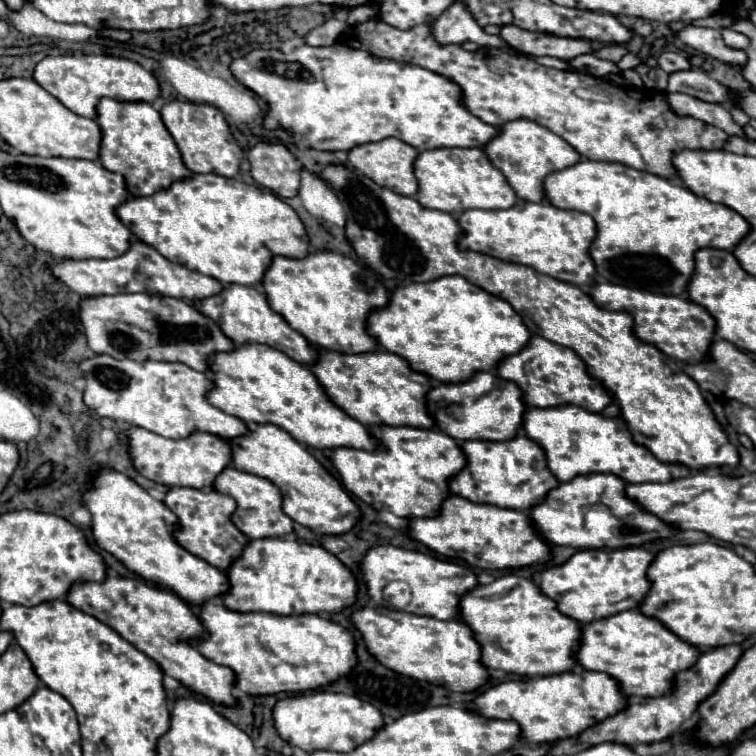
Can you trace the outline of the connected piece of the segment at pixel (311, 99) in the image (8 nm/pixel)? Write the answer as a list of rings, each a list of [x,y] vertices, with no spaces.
[[[303,44],[293,50],[291,56],[279,50],[253,50],[245,58],[235,60],[231,64],[231,72],[241,84],[269,102],[269,114],[263,120],[267,128],[283,126],[291,132],[299,132],[305,146],[317,150],[351,150],[355,146],[377,142],[389,136],[399,138],[413,148],[419,148],[419,152],[455,146],[483,148],[499,134],[499,128],[485,124],[467,110],[463,104],[463,92],[453,80],[425,70],[417,64],[377,58],[365,50],[355,50],[345,44],[335,44],[331,48],[313,48],[309,44]]]

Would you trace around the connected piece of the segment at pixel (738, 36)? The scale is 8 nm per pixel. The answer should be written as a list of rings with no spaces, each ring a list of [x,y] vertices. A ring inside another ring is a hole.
[[[725,28],[725,30],[721,30],[721,34],[723,34],[723,40],[727,42],[727,46],[731,46],[731,48],[747,48],[749,46],[747,36],[741,34],[741,32]]]

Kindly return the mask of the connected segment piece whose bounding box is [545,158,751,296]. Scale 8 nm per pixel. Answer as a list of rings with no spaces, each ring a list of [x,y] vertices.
[[[583,158],[575,166],[553,172],[545,180],[547,200],[563,210],[577,210],[593,216],[597,222],[597,238],[591,246],[591,258],[595,260],[597,272],[613,284],[647,290],[653,294],[687,296],[687,286],[695,272],[695,252],[701,248],[735,250],[735,246],[749,234],[749,222],[735,210],[713,204],[707,198],[693,194],[687,186],[677,180],[659,178],[649,172],[633,170],[623,164],[595,162]]]

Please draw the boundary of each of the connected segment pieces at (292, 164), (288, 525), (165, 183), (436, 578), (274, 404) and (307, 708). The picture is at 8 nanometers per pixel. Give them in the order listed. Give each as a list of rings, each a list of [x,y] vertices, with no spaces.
[[[259,142],[247,148],[247,160],[257,184],[269,188],[279,198],[293,198],[297,194],[299,166],[287,146]]]
[[[227,468],[223,470],[217,480],[215,480],[215,490],[221,492],[221,494],[227,494],[231,496],[235,502],[237,502],[237,510],[233,514],[233,524],[249,538],[249,540],[255,540],[255,538],[279,538],[279,536],[285,536],[285,534],[291,534],[293,532],[293,520],[283,512],[283,496],[281,496],[281,490],[261,478],[261,476],[255,476],[255,474],[249,474],[249,472],[241,472],[237,468]]]
[[[103,98],[97,106],[97,122],[103,132],[99,162],[107,170],[125,176],[131,196],[151,196],[191,174],[183,164],[179,148],[165,128],[161,114],[151,104]]]
[[[375,546],[371,548],[363,558],[363,576],[369,588],[369,596],[375,602],[383,602],[383,588],[391,580],[401,580],[411,586],[413,598],[409,606],[405,606],[405,612],[419,614],[419,616],[431,616],[437,620],[457,620],[459,618],[459,600],[463,594],[473,590],[479,582],[471,568],[465,568],[461,564],[435,558],[431,554],[405,550],[397,546]]]
[[[243,344],[233,352],[213,354],[211,374],[215,388],[207,394],[207,400],[247,424],[275,424],[289,432],[297,442],[311,448],[377,448],[375,436],[327,396],[307,366],[271,346]]]
[[[309,692],[293,698],[283,698],[275,704],[273,716],[279,736],[291,746],[303,748],[305,752],[351,752],[355,746],[371,740],[375,732],[385,726],[381,712],[373,704],[357,696],[337,692]]]

